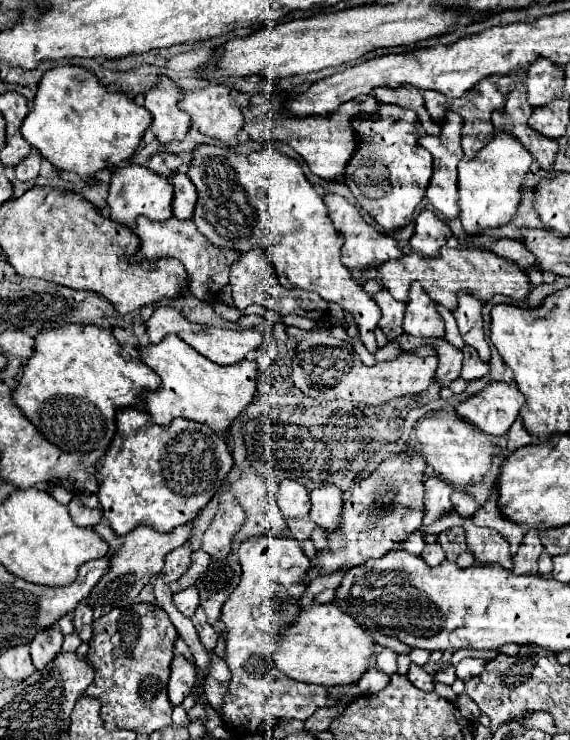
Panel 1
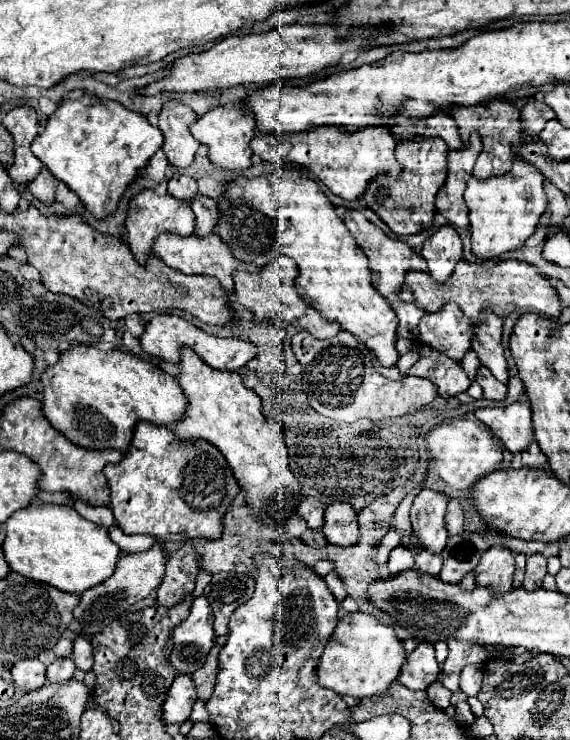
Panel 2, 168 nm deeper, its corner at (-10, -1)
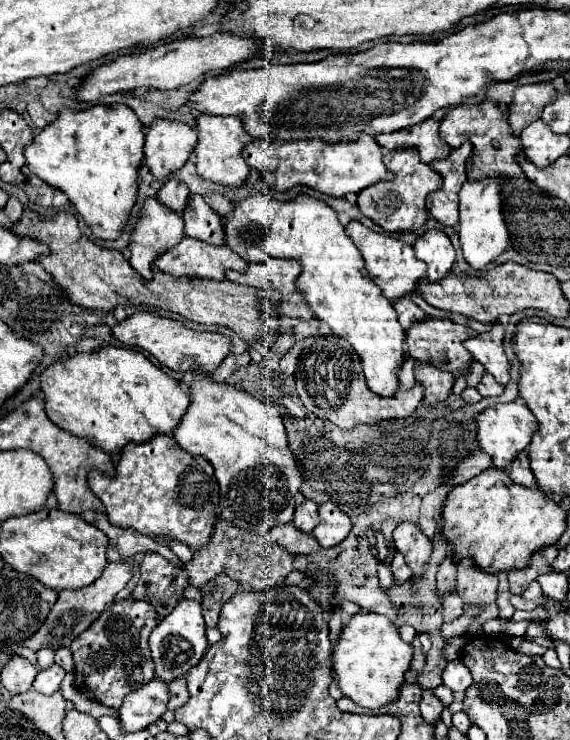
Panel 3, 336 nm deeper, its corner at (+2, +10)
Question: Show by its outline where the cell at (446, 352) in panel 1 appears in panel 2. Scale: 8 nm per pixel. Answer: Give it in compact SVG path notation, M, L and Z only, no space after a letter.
M420 347L420 361L410 369L410 375L432 381L438 387L438 395L444 399L464 393L472 383L460 363L452 363L452 359L436 355L436 351L428 351L428 347Z

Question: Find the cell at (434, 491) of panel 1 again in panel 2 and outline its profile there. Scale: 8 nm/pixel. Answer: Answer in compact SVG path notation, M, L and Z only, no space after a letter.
M422 489L410 509L412 531L420 539L422 549L440 555L446 547L448 533L444 529L444 513L448 499L444 495L436 495L436 491Z

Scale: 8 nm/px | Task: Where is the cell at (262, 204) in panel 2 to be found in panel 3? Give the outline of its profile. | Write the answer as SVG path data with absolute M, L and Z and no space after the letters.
M252 192L250 196L234 202L234 208L228 216L222 216L224 224L224 242L236 254L240 254L248 262L260 262L264 256L282 256L282 258L296 258L302 264L302 272L296 280L298 292L306 298L306 304L314 312L316 318L326 322L332 334L346 338L356 354L362 360L362 370L366 376L368 388L378 396L392 396L398 388L398 370L404 360L404 328L396 318L396 310L390 300L386 300L380 288L372 282L364 268L364 258L356 244L346 236L344 226L338 222L336 212L322 200L316 200L308 194L298 194L292 200L280 202L272 200L264 194Z

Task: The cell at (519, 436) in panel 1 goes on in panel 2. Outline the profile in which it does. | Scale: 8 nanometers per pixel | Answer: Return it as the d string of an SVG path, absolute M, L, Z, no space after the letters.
M532 443L526 451L522 451L522 467L530 467L530 469L546 469L546 455L540 451L540 447L536 443Z

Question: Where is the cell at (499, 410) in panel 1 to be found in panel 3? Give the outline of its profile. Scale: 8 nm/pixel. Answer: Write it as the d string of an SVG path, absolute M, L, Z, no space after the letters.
M522 402L494 404L476 416L476 424L478 424L480 448L492 458L492 466L502 468L502 470L508 468L512 458L530 444L532 432L536 430L536 418Z

